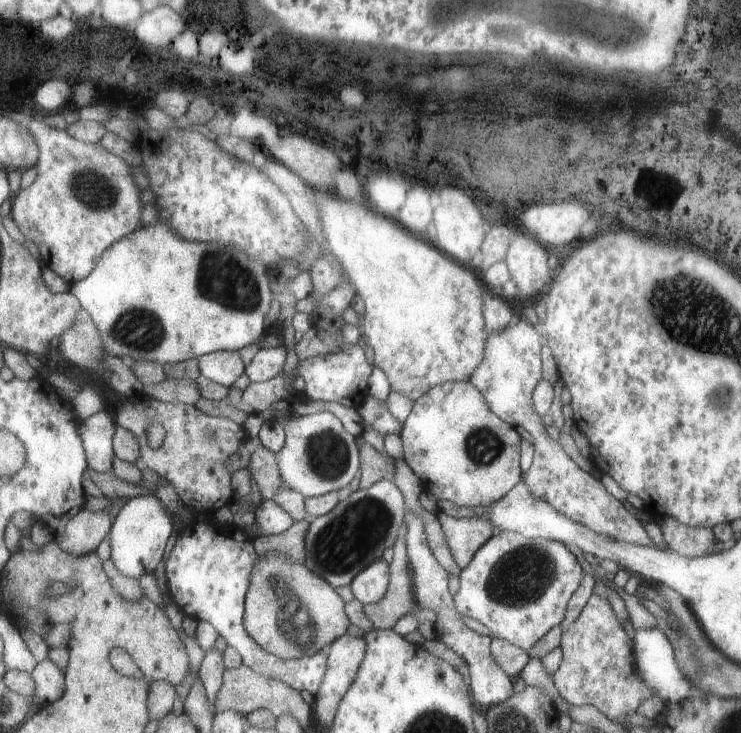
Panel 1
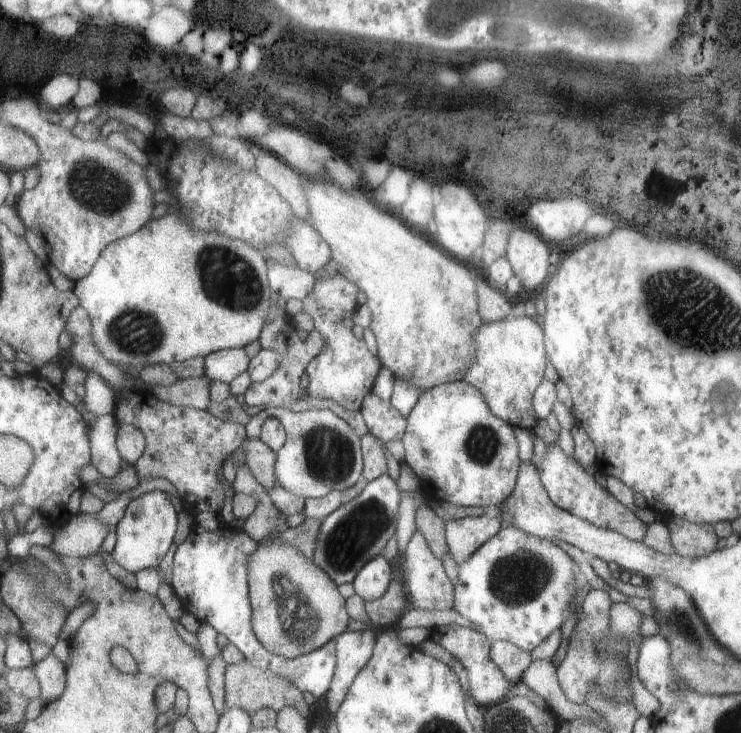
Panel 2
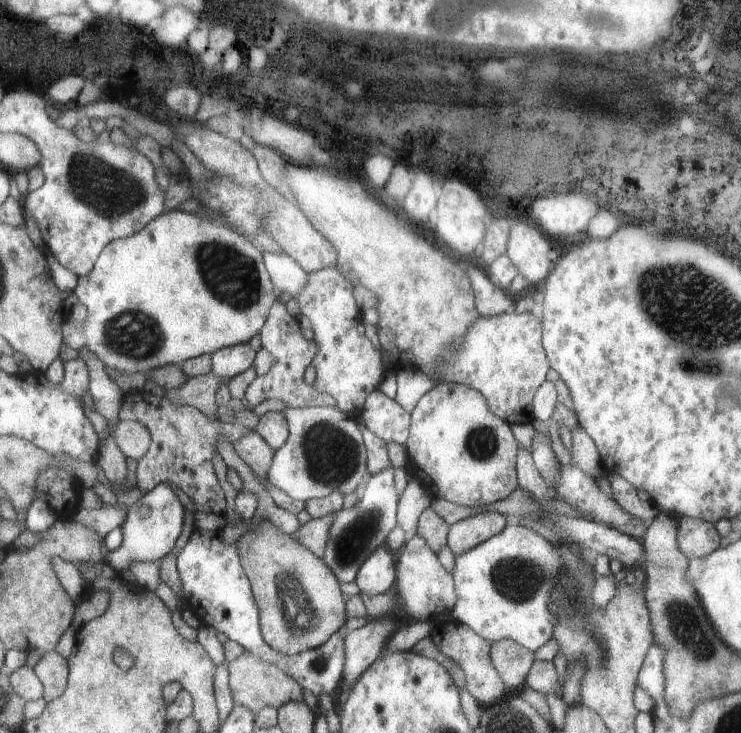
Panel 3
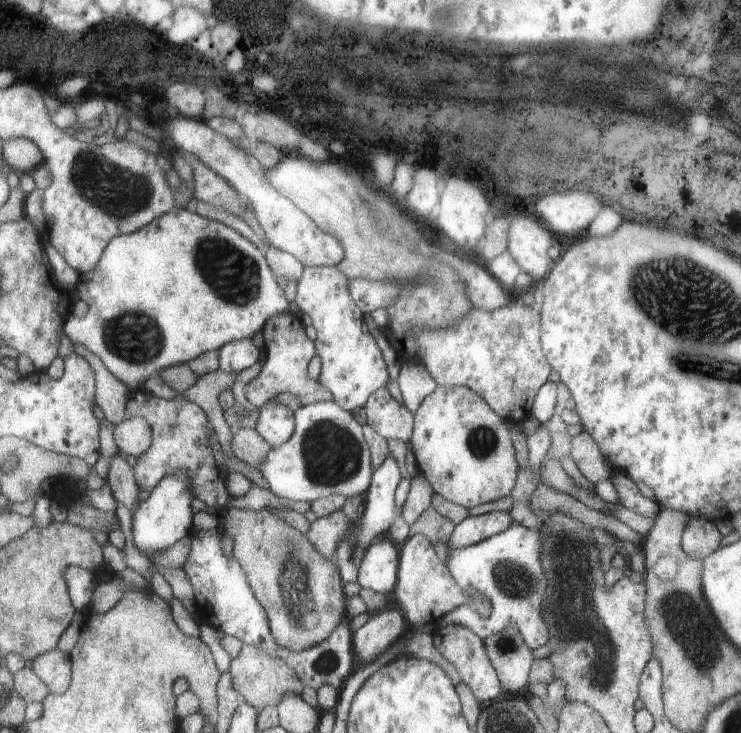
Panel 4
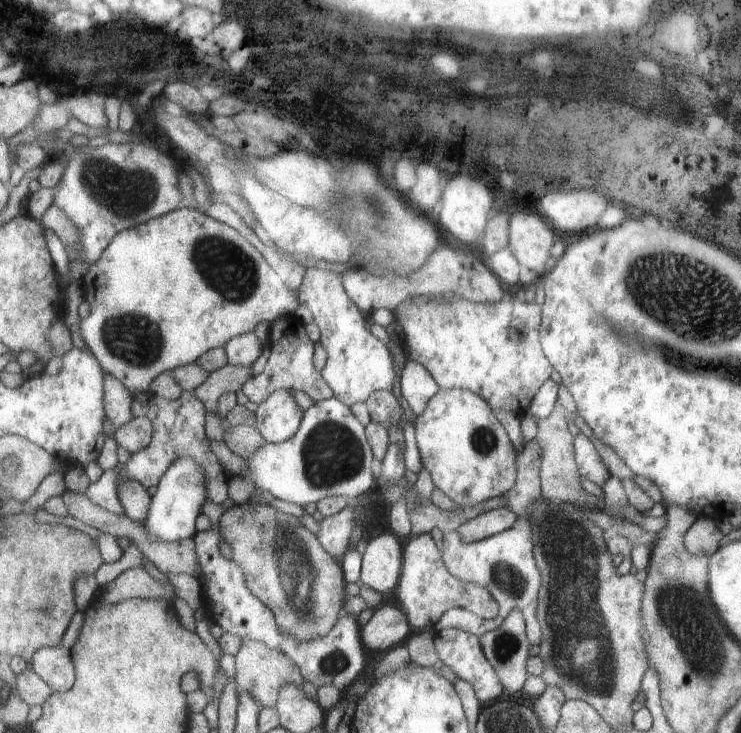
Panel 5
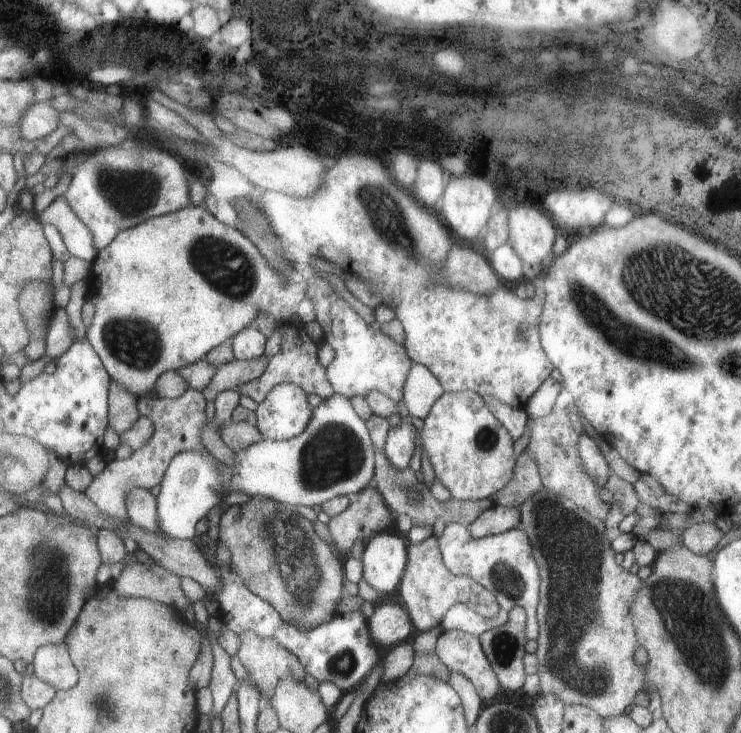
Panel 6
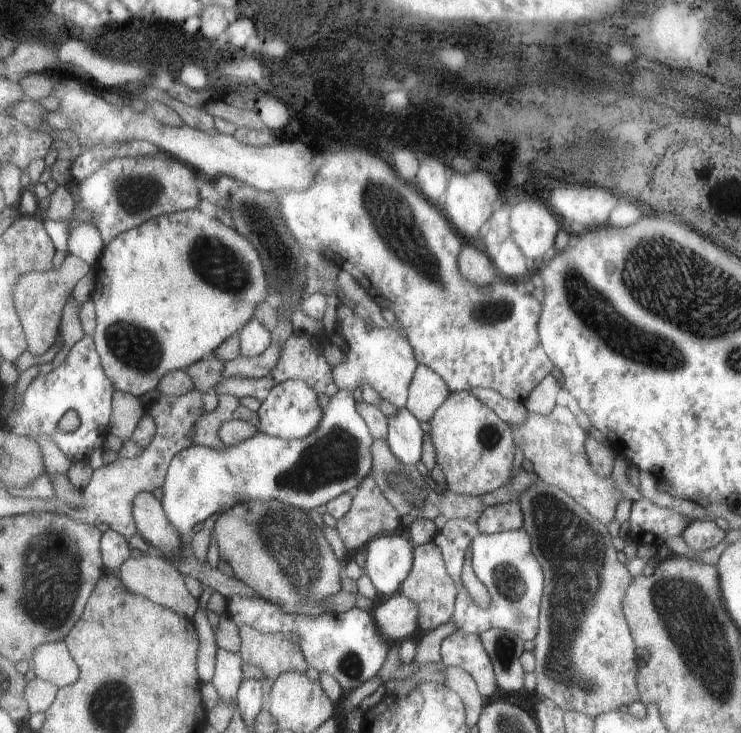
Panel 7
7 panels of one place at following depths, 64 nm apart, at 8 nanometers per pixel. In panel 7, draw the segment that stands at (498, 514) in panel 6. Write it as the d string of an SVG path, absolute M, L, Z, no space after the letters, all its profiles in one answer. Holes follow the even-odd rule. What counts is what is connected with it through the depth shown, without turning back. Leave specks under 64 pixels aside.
M519 502L487 506L487 510L483 512L483 516L477 524L479 524L479 530L487 536L509 532L509 530L523 530L525 528L525 512Z

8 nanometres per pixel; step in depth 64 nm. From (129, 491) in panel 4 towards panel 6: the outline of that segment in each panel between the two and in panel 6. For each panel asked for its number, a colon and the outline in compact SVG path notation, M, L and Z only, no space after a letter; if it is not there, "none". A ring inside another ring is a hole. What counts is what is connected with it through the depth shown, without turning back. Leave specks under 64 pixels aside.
5: M125 478L119 484L119 498L127 510L127 516L135 522L141 522L141 524L145 522L145 518L151 510L151 504L153 504L153 498L145 490L147 488L139 480Z
6: M133 488L127 494L127 506L129 506L129 520L139 524L141 528L147 528L151 532L163 534L159 528L159 522L155 522L157 512L157 496L153 496L147 488Z

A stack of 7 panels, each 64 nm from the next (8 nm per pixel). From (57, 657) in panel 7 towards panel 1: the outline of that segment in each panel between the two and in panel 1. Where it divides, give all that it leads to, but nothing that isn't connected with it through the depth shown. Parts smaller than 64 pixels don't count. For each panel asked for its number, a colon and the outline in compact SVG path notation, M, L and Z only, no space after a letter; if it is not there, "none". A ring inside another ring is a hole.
1: M51 658L37 666L33 678L37 682L37 698L41 706L55 704L67 694L67 674Z
2: M51 654L49 658L37 662L37 666L33 670L41 682L41 700L43 702L49 704L49 702L63 698L67 684L69 684L69 670L57 656Z
3: M57 650L47 652L35 670L45 684L45 700L47 702L53 702L67 692L71 666L69 666L69 660L65 656L61 656Z
4: M59 648L41 654L35 658L35 672L47 682L51 694L63 696L67 690L71 690L73 684L73 676L75 676L73 656Z
5: M63 646L59 648L43 648L35 654L31 662L33 670L57 692L65 694L71 692L77 682L77 666L73 658L73 650Z
6: M67 644L43 646L35 656L35 672L45 682L53 684L59 692L75 688L81 680L81 672L75 666L71 648Z

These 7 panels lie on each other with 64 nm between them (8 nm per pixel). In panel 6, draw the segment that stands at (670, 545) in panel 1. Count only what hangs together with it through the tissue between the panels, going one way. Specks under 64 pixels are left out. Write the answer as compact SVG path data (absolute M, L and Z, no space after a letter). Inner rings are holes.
M701 522L701 524L693 524L693 526L689 524L689 528L685 528L681 532L681 544L697 556L707 556L715 550L721 536L723 536L723 532L717 530L717 524L713 524L713 522Z

